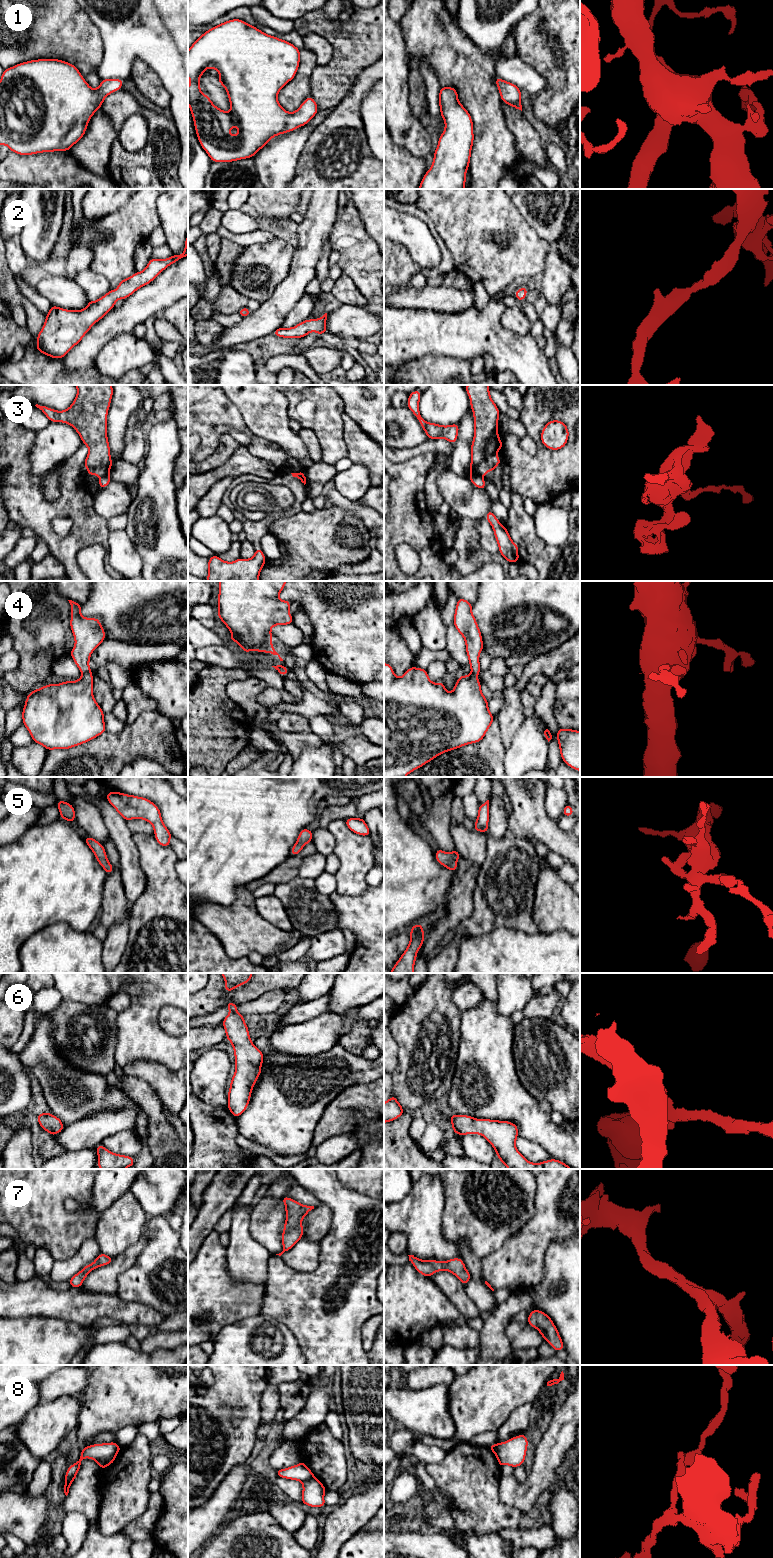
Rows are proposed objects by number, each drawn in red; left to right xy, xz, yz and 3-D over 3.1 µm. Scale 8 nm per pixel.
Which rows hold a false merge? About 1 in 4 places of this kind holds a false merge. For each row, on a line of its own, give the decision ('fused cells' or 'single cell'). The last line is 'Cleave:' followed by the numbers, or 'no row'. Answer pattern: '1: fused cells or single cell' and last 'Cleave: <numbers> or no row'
1: single cell
2: single cell
3: fused cells
4: single cell
5: single cell
6: single cell
7: single cell
8: fused cells
Cleave: 3, 8

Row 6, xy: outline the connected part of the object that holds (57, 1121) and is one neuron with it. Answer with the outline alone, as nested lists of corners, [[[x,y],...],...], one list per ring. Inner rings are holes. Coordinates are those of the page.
[[[40,1113],[37,1121],[42,1129],[47,1131],[51,1136],[60,1133],[65,1127],[62,1121],[51,1113]]]

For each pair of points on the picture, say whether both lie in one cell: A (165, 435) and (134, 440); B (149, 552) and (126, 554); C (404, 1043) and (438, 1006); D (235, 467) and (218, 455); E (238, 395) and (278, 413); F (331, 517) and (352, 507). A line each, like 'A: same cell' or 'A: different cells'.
A: different cells
B: different cells
C: same cell
D: different cells
E: same cell
F: different cells

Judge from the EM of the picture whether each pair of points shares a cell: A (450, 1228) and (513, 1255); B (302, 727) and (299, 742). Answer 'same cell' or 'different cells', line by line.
A: different cells
B: different cells

